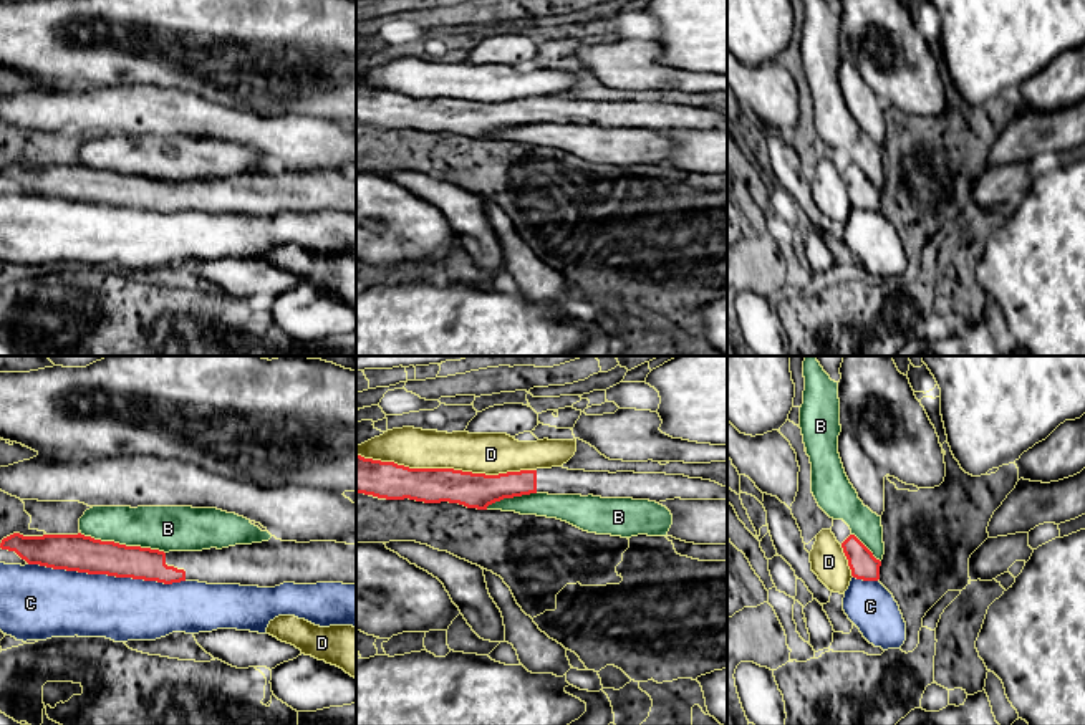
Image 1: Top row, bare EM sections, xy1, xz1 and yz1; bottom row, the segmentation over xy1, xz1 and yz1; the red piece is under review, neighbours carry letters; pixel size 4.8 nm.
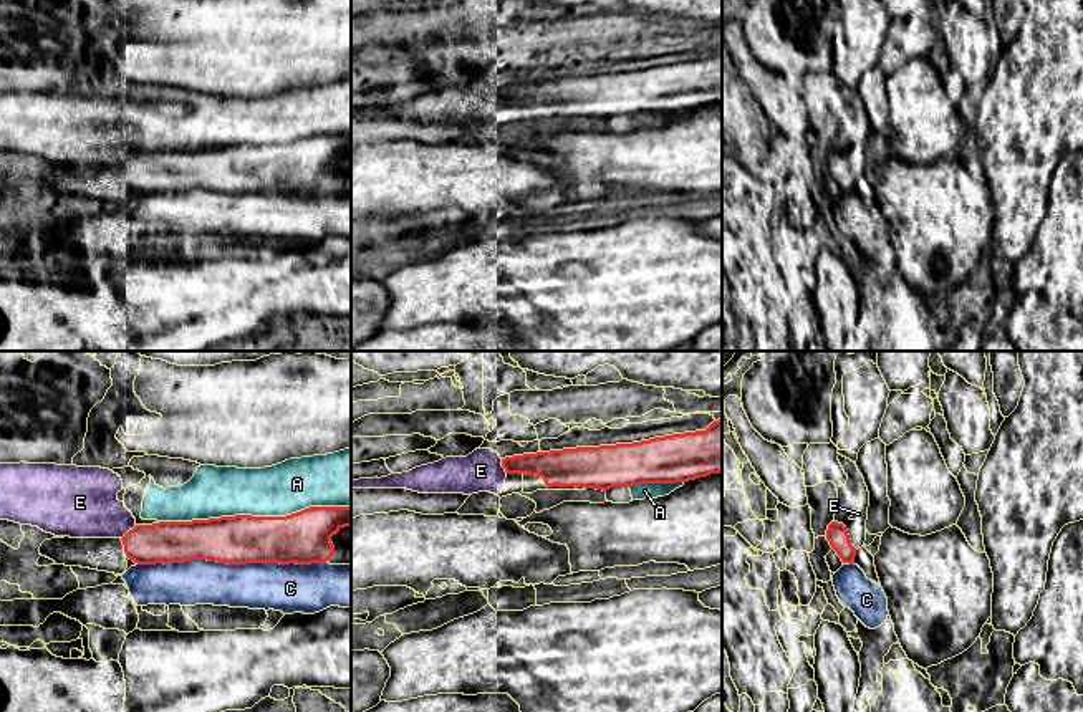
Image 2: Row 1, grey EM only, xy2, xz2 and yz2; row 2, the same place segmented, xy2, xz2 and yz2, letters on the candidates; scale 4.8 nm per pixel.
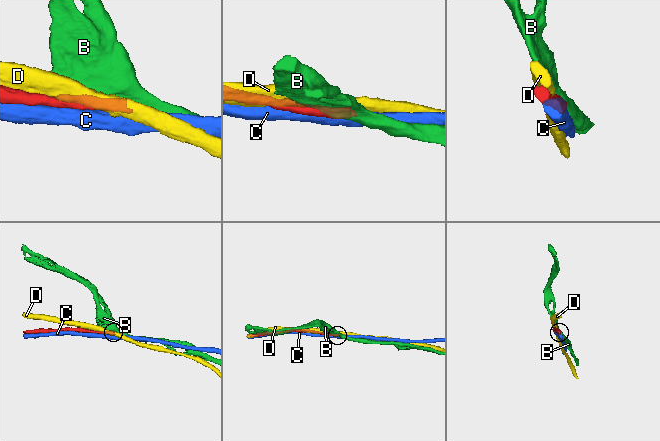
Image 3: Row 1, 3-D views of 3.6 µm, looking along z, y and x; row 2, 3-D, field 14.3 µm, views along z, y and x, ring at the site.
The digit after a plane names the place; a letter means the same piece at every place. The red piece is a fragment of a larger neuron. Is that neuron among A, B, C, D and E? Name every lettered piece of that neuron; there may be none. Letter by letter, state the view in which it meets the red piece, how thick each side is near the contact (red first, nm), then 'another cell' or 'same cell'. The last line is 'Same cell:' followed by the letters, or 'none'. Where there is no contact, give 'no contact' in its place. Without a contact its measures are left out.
A: xy2 | 240/260 nm | another cell
B: xy1 | 180/220 nm | another cell
C: xy2 | 240/220 nm | another cell
D: xz1 | 180/200 nm | another cell
E: xy2 | 200/320 nm | another cell
Same cell: none

